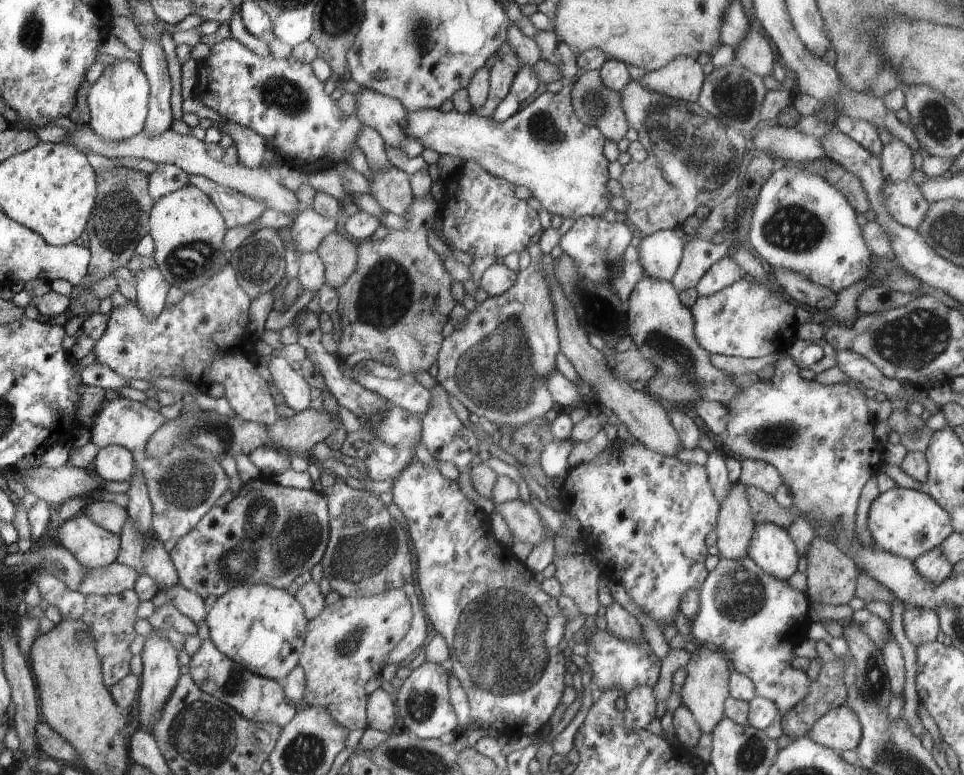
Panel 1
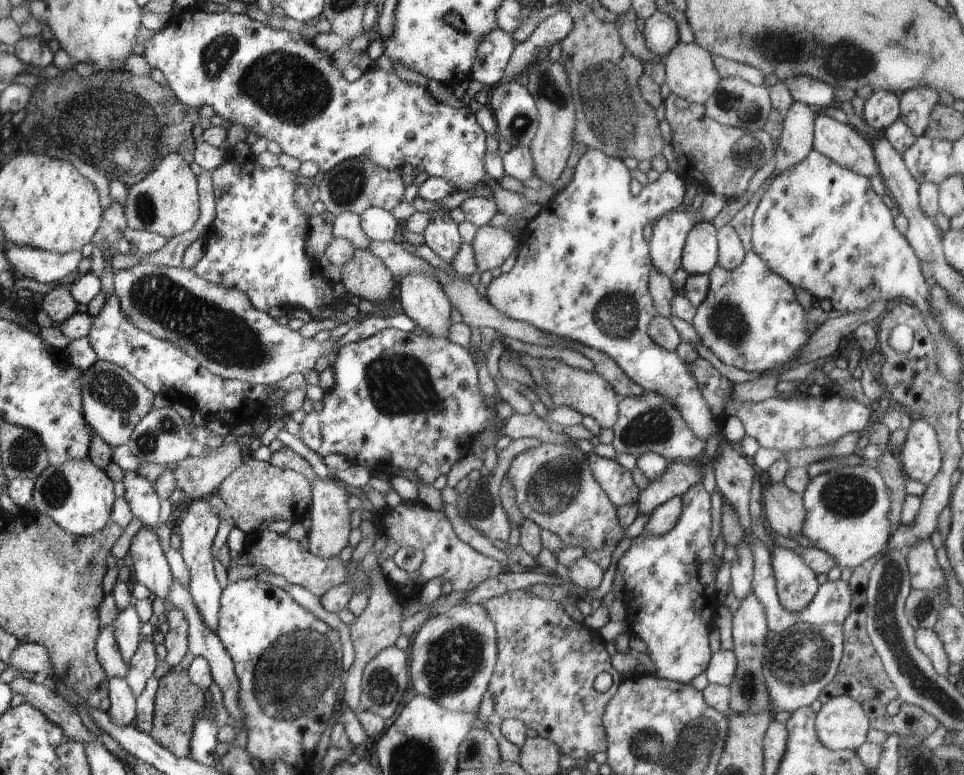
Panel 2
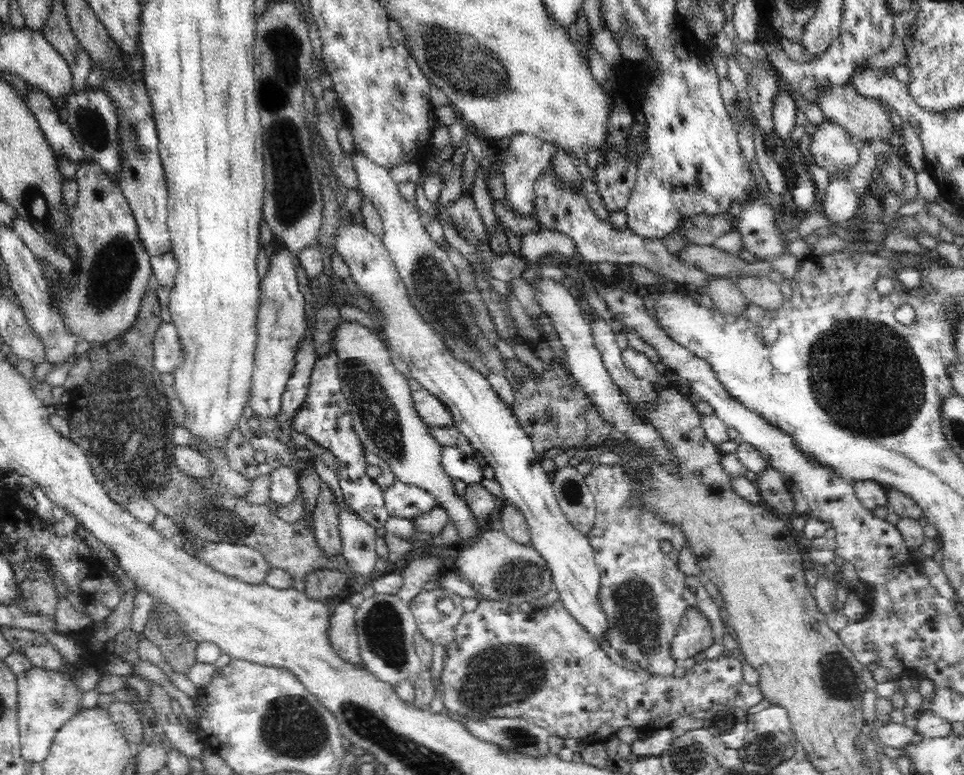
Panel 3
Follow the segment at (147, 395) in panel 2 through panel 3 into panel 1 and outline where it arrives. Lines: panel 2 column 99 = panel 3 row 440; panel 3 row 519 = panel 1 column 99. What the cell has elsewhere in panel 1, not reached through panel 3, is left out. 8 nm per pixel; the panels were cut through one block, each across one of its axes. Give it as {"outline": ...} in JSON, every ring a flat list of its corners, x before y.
{"outline":[[113,444,99,448,93,462,97,475,108,482,130,482,136,469,131,449]]}

